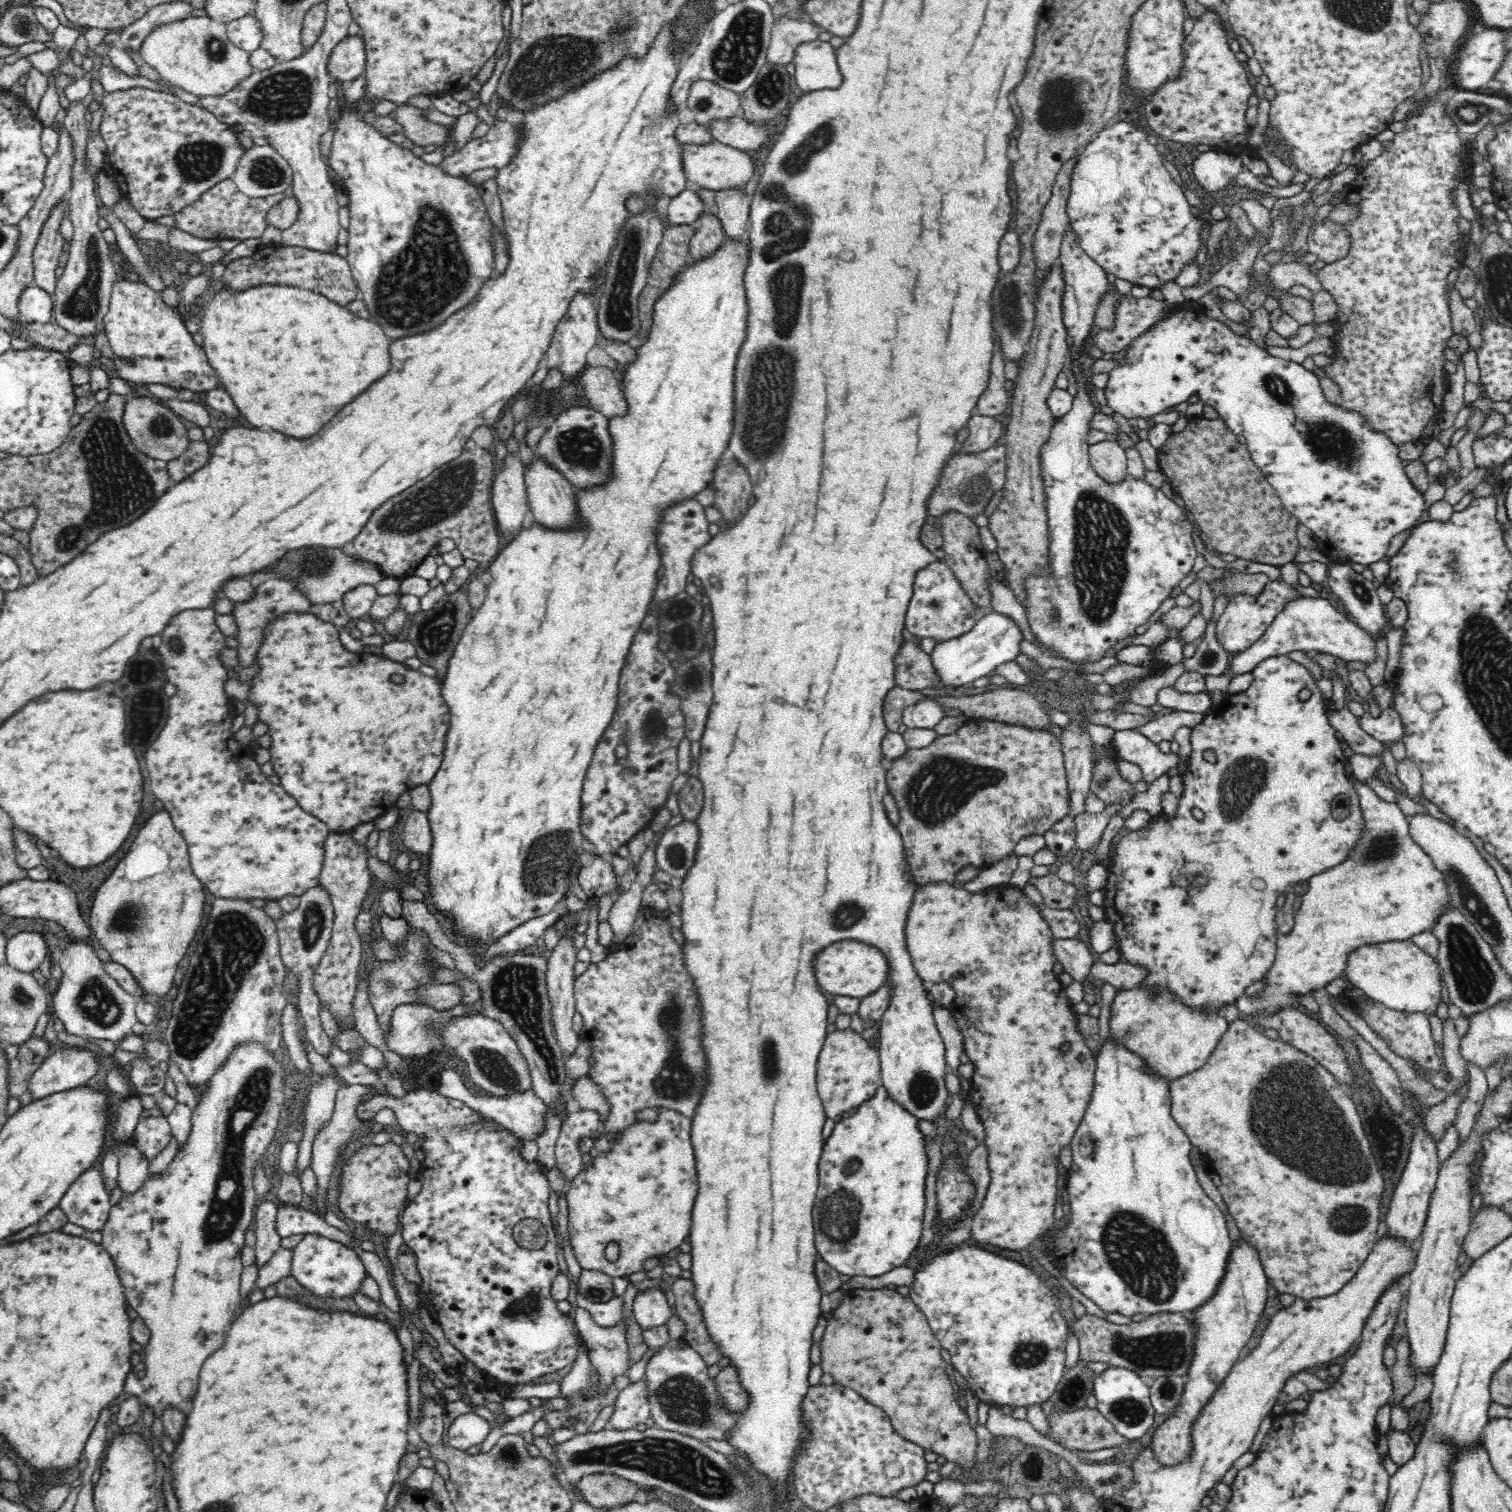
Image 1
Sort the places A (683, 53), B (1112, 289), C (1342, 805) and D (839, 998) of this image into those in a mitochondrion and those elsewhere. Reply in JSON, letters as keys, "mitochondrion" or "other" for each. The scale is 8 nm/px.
{"A":"other","B":"other","C":"mitochondrion","D":"other"}

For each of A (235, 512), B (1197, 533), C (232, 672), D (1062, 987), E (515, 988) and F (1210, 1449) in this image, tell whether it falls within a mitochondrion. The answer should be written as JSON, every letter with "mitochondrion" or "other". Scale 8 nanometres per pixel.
{"A":"other","B":"other","C":"other","D":"other","E":"mitochondrion","F":"other"}

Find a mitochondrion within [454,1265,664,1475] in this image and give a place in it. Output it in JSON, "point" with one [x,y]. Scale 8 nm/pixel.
{"point":[528,1305]}

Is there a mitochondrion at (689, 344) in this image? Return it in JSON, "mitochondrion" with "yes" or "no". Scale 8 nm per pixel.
{"mitochondrion":"no"}

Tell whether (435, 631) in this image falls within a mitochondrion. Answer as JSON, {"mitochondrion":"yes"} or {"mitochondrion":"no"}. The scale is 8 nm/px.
{"mitochondrion":"yes"}

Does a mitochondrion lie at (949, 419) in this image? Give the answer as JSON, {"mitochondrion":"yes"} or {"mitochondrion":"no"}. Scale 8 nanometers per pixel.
{"mitochondrion":"no"}

